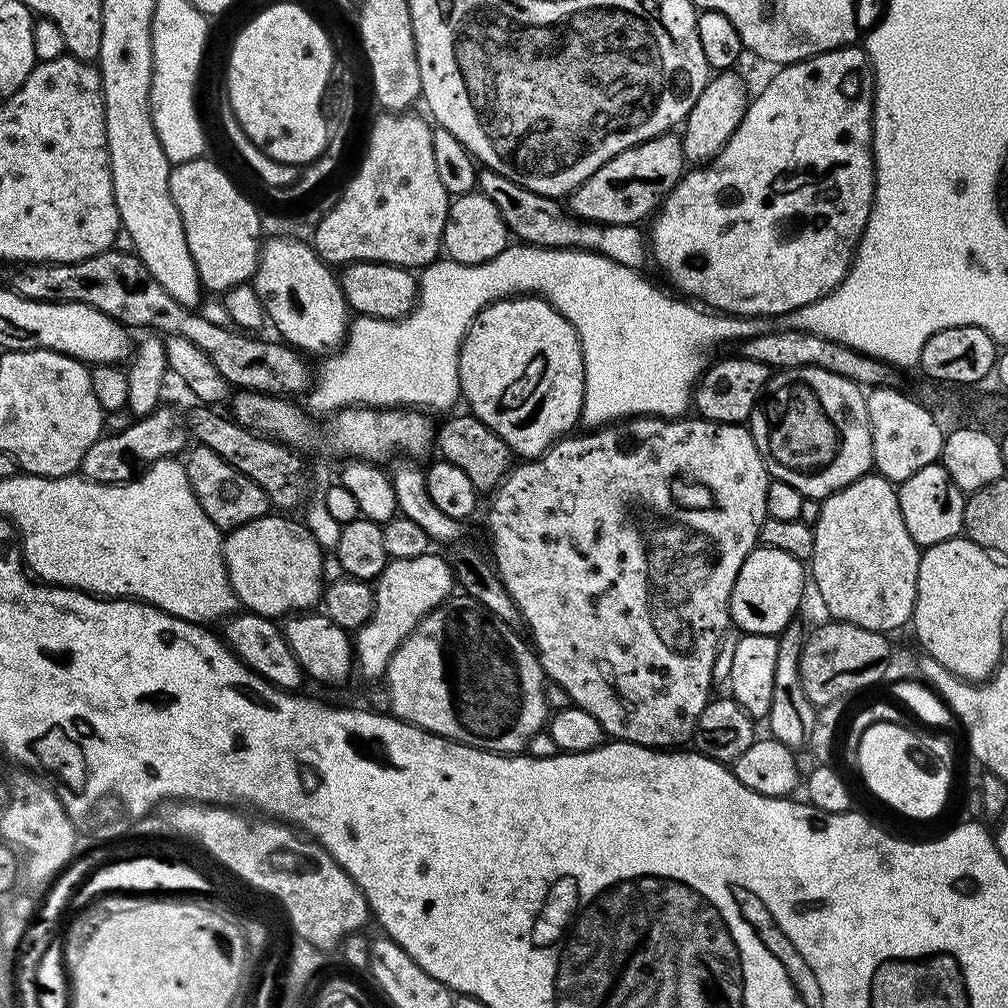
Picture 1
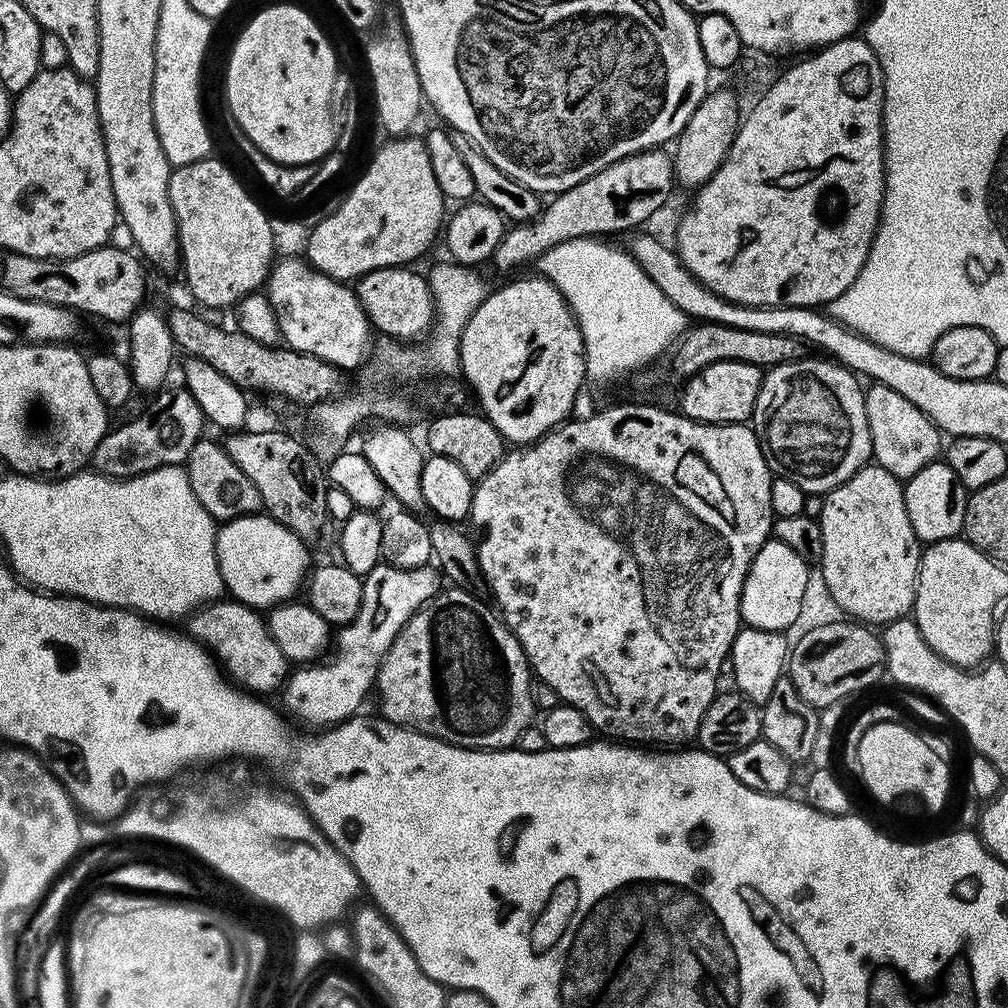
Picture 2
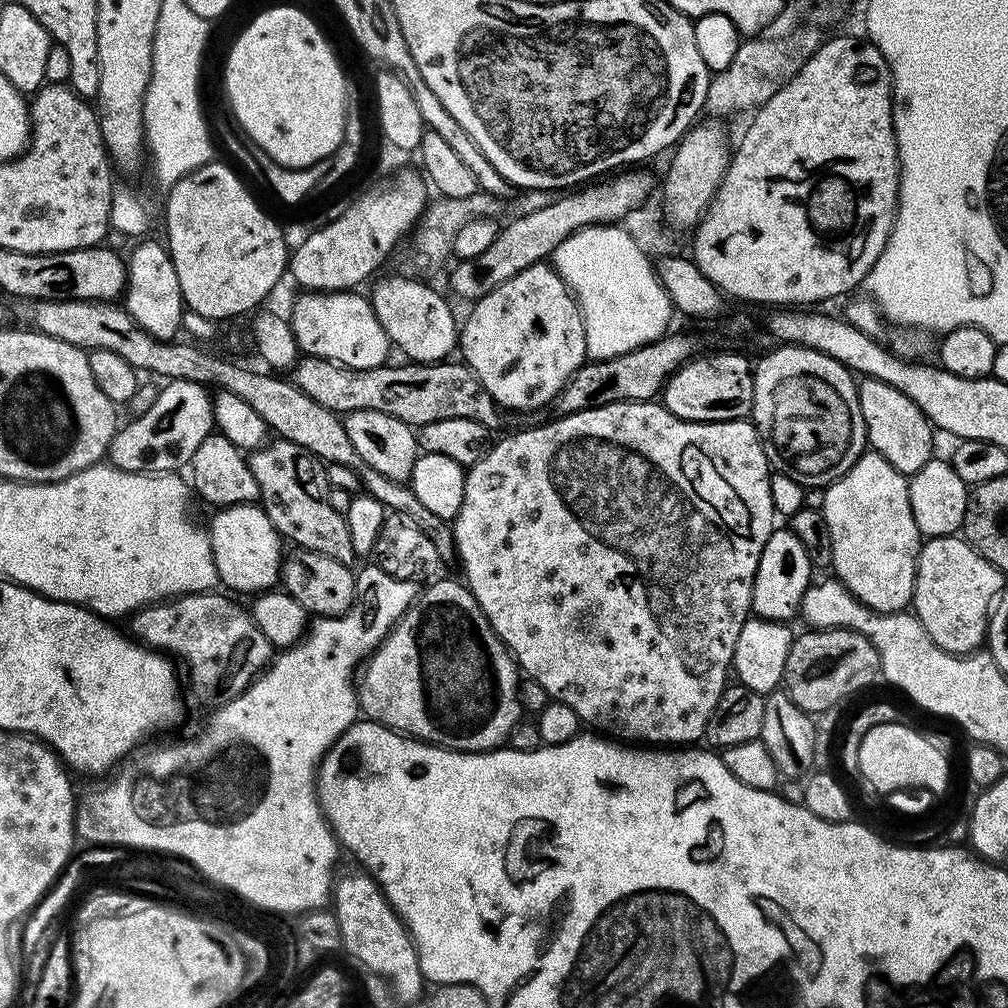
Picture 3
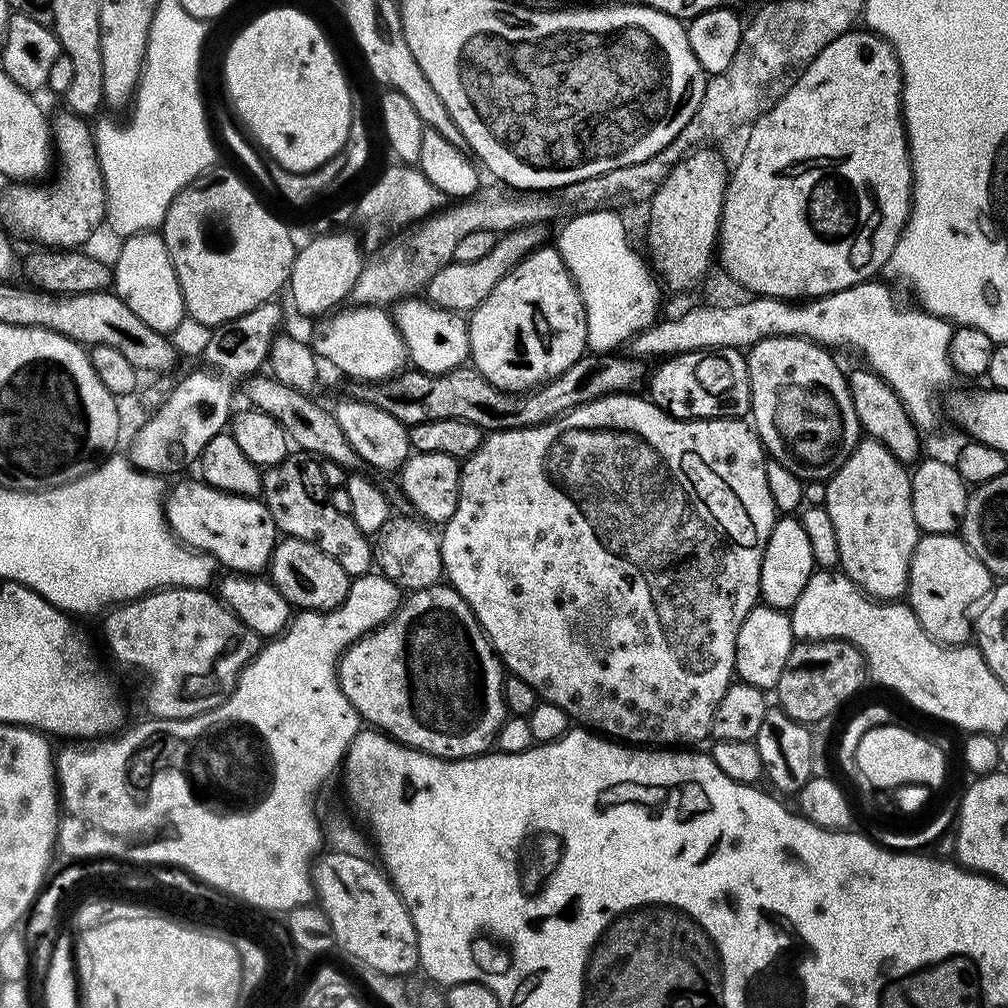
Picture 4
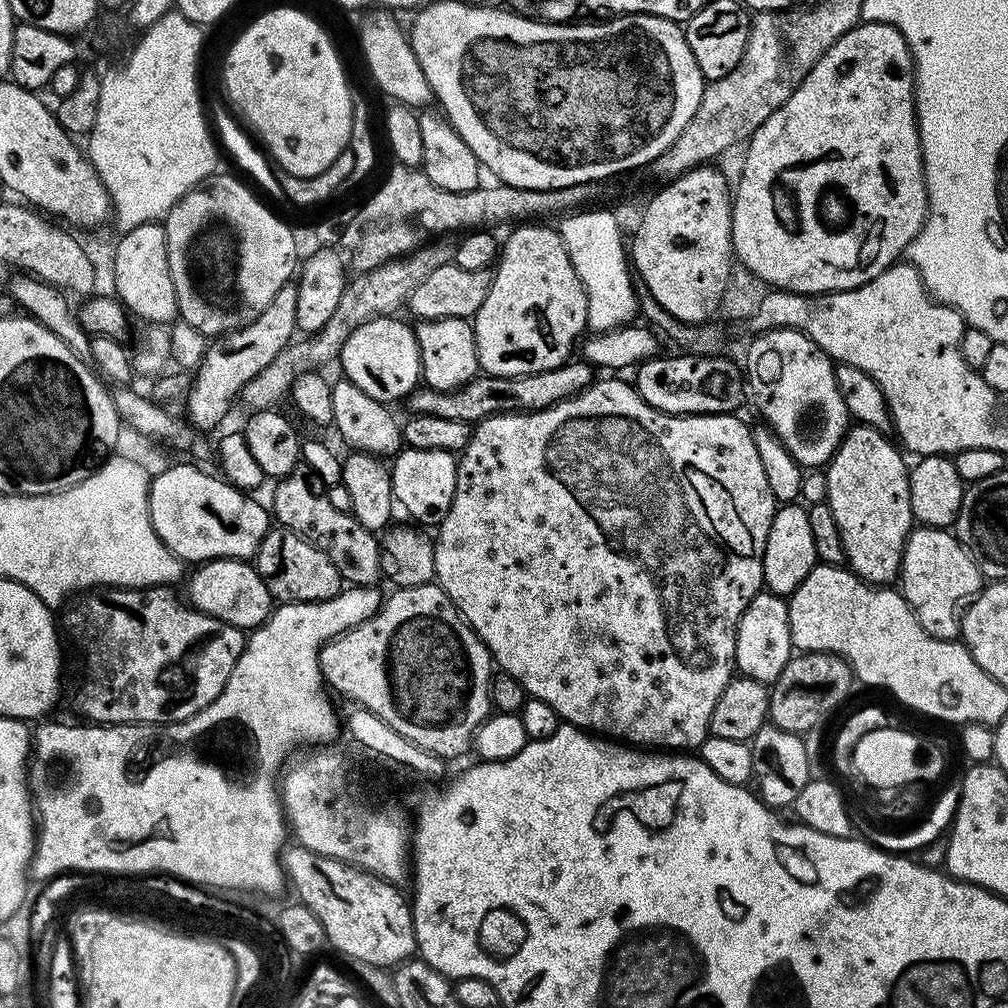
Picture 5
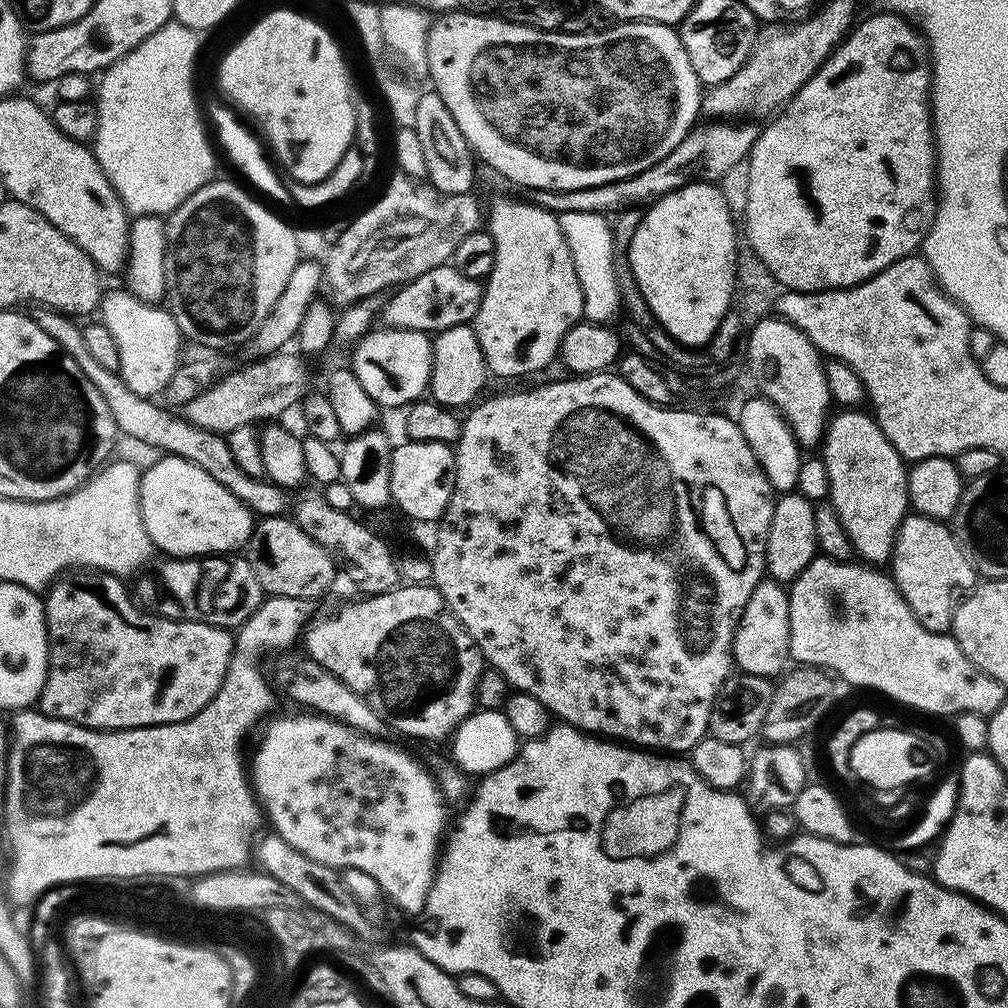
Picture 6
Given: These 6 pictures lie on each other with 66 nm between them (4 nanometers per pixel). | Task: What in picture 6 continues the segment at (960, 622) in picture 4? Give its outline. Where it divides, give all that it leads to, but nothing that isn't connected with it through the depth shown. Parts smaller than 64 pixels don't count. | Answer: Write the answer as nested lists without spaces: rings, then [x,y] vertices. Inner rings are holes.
[[[909,514],[900,523],[896,545],[892,548],[890,575],[912,613],[919,618],[920,625],[942,633],[951,629],[952,613],[962,593],[978,580],[978,573],[953,529],[947,523],[919,514]]]

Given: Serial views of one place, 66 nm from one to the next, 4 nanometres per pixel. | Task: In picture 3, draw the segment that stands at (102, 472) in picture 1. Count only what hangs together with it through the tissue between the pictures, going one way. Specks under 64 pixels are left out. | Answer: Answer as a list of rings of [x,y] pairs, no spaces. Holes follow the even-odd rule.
[[[170,380],[159,391],[154,406],[141,417],[129,419],[128,425],[125,428],[123,425],[110,442],[107,459],[112,467],[127,472],[179,473],[191,465],[194,450],[198,450],[202,438],[214,431],[214,400],[205,385],[189,380]]]

